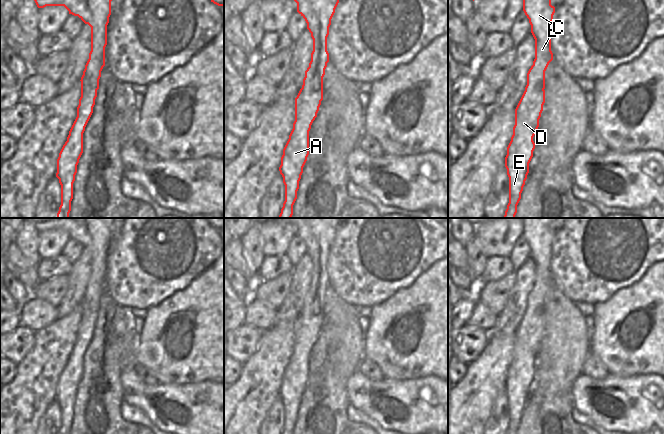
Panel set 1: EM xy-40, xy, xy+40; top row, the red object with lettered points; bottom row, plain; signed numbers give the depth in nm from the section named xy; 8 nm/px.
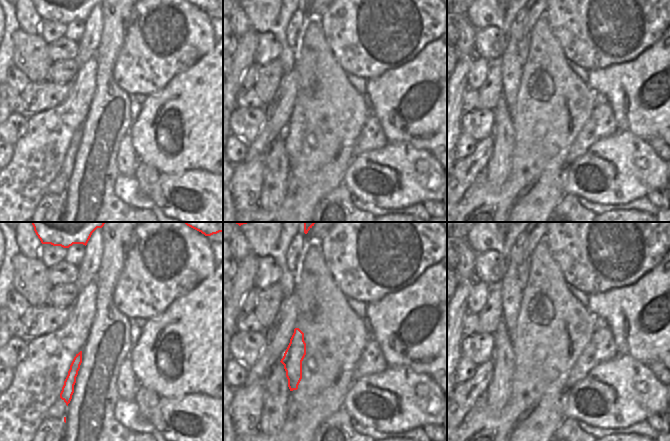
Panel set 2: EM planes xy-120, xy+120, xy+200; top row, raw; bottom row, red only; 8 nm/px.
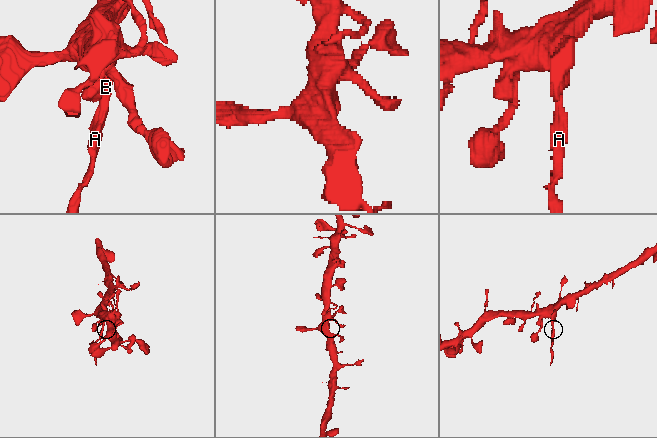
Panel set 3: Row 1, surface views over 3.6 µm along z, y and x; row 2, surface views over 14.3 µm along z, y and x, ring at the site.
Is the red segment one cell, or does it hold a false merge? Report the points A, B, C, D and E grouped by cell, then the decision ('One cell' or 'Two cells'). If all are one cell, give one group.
Groups: A D E / B C. Two cells

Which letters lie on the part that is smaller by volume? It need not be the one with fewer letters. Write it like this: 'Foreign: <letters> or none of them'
Foreign: A, D, E

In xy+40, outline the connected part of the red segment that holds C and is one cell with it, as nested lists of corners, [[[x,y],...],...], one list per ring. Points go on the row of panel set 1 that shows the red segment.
[[[523,0],[523,11],[529,19],[531,33],[535,39],[535,59],[527,73],[525,90],[536,90],[540,86],[545,89],[545,71],[553,60],[553,53],[551,51],[551,23],[555,7],[551,5],[551,0]]]

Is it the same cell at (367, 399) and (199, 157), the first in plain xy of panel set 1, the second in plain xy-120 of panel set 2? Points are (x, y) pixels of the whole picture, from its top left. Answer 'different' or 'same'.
different

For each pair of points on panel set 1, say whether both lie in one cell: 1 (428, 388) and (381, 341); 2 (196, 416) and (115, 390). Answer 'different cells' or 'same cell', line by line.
1: different cells
2: different cells

